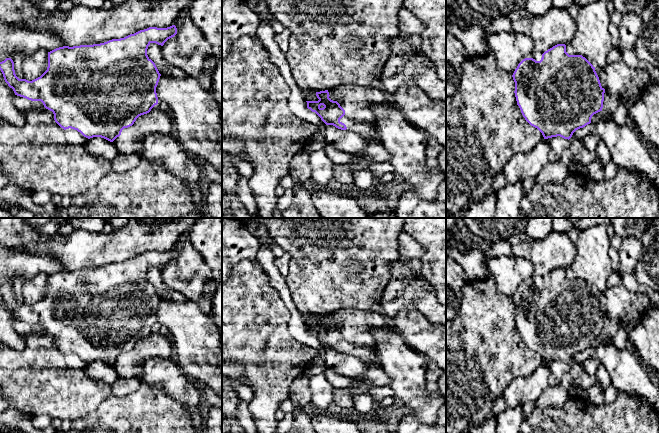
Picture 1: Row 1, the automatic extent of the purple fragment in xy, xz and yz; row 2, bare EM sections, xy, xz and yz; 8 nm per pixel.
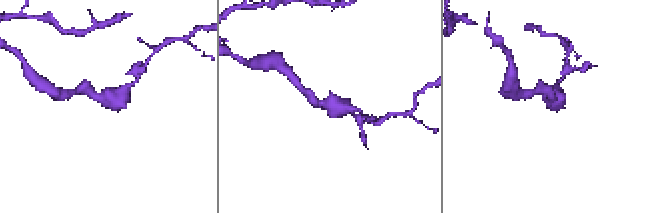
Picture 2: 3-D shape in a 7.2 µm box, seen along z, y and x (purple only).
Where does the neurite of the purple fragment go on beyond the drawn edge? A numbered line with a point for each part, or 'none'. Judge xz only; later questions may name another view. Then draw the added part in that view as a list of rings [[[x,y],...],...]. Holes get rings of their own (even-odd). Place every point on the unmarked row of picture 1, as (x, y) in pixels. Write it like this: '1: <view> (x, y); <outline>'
1: xz (362, 351); [[[346,339],[340,343],[340,346],[344,347],[349,355],[361,360],[376,359],[378,357],[376,346],[349,343]]]

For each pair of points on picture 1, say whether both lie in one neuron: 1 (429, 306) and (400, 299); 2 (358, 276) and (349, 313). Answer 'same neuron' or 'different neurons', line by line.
1: same neuron
2: different neurons

